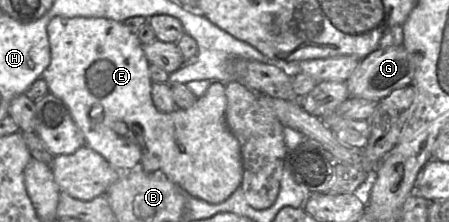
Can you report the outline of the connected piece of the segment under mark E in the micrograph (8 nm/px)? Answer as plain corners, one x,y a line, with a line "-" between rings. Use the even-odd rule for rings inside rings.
56,16
47,26
47,34
51,61
42,78
47,83
48,92
67,106
85,139
85,145
103,156
113,168
121,173
140,168
144,154
154,154
160,161
160,174
188,195
210,204
224,202
240,187
243,176
242,153
239,141
226,122
225,83
211,82
205,94
197,98
191,107
163,113
152,102
153,82
143,45
123,22
96,17
-
134,125
139,125
140,134
133,131

